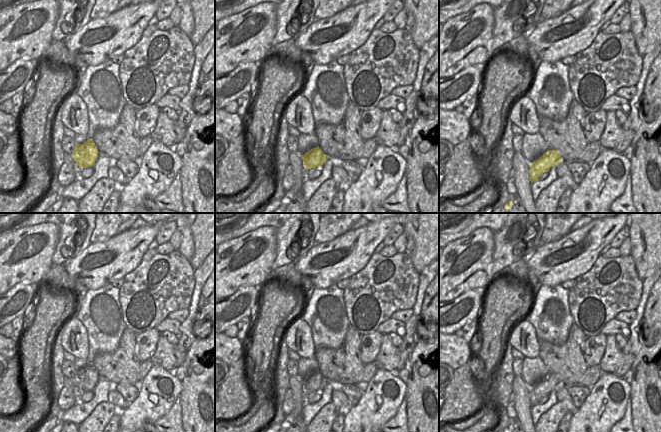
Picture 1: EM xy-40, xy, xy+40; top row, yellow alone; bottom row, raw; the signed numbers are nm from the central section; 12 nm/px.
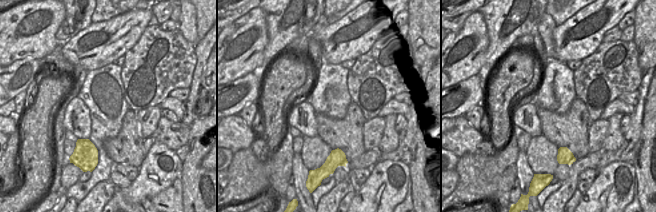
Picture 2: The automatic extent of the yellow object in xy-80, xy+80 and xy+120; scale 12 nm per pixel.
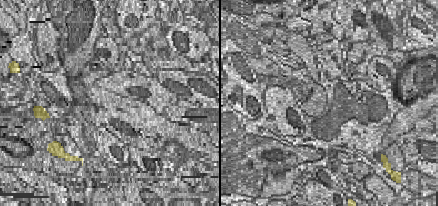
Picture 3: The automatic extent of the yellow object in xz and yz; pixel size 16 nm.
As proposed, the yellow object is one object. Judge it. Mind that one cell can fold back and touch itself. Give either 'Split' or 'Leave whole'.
Split.

